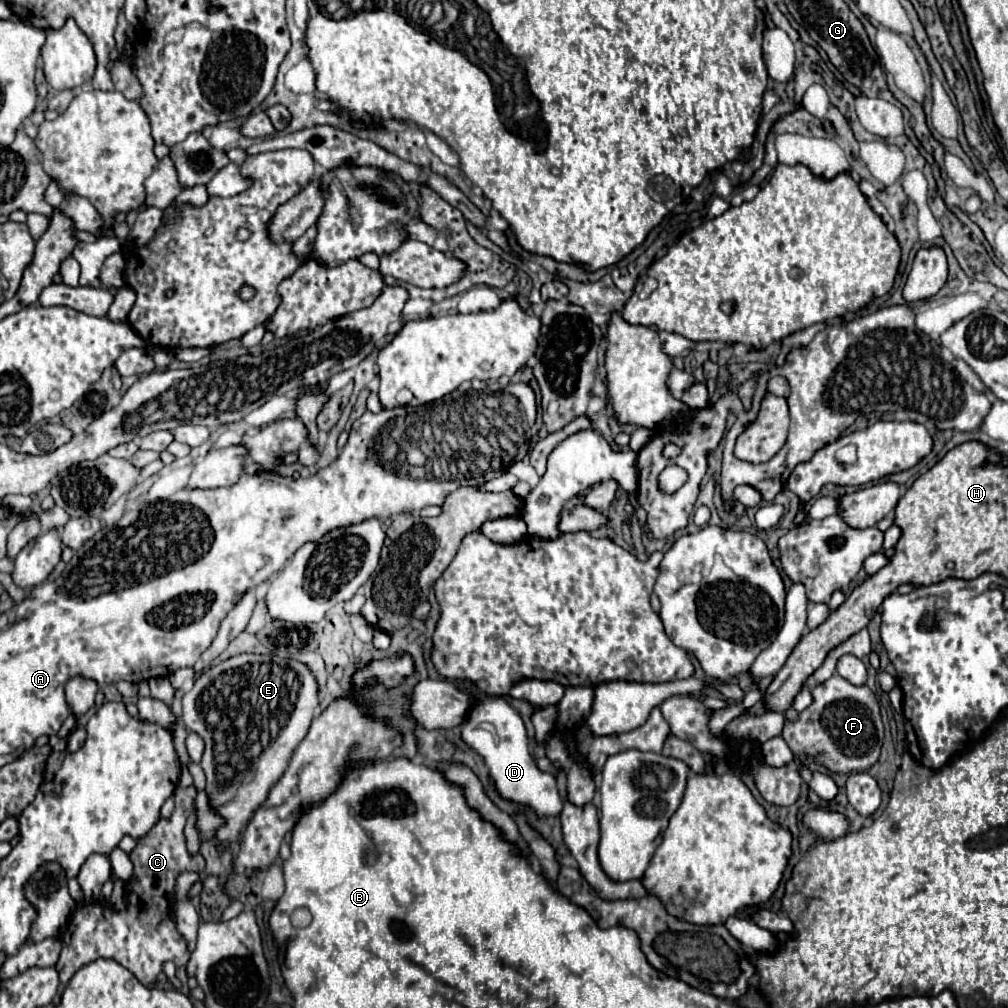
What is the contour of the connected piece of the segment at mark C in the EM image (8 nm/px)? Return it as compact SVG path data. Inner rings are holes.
M177 787L175 789L175 811L168 819L160 818L147 835L137 839L135 849L129 853L133 861L133 879L127 881L129 895L127 905L121 911L115 911L111 905L97 901L97 903L83 903L77 907L69 923L61 929L59 941L63 945L61 957L55 965L63 989L69 979L79 971L83 965L105 957L115 959L123 967L127 967L145 987L153 987L157 975L163 971L165 961L173 961L177 967L187 963L185 959L185 939L177 931L175 921L171 917L169 901L175 901L175 879L183 871L203 871L205 859L201 853L191 855L185 847L183 827L187 817L193 811L195 801L195 787ZM137 893L143 893L143 901Z

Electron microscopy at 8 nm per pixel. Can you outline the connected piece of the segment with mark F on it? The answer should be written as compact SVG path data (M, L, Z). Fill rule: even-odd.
M835 673L825 683L811 689L811 695L813 695L813 703L805 711L799 713L797 721L789 721L785 718L782 737L791 747L793 755L801 761L803 761L803 755L813 757L817 763L821 763L823 767L827 767L833 773L855 773L855 771L869 769L879 759L881 743L883 743L883 723L881 723L881 715L879 715L879 703L875 699L873 691L867 685L857 687Z

